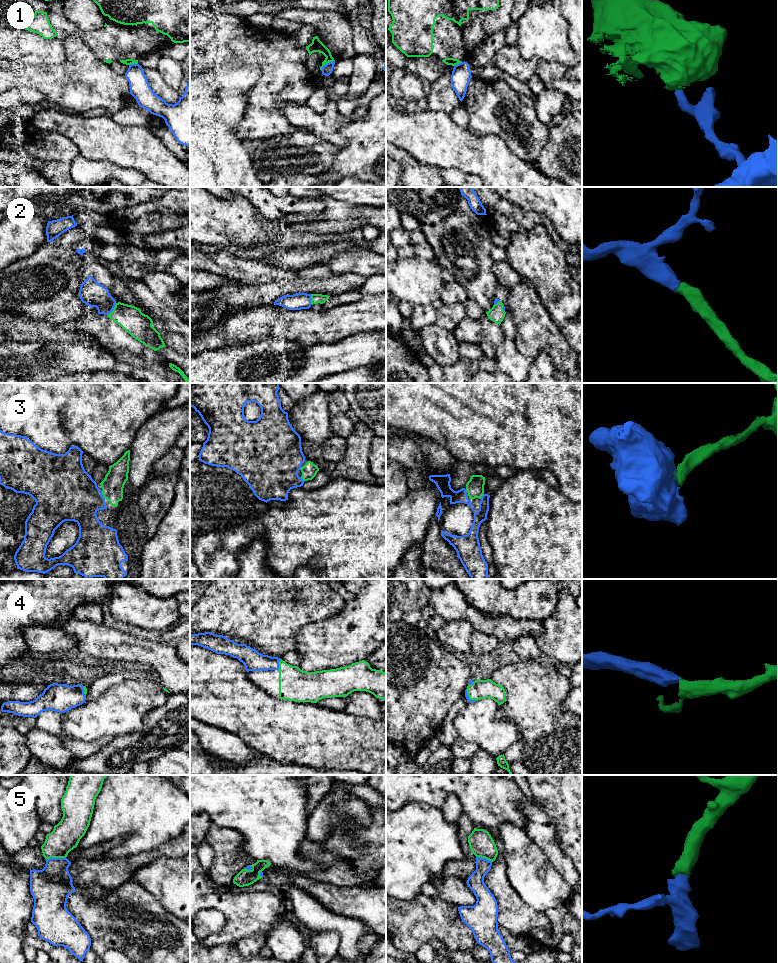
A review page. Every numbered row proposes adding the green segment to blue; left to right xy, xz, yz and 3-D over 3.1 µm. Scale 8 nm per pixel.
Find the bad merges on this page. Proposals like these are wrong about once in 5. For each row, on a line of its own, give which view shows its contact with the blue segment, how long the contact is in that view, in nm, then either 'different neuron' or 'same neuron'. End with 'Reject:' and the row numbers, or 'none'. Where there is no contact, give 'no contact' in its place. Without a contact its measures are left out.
1: xz | 140 nm | different neuron
2: xy | 130 nm | same neuron
3: yz | 50 nm | same neuron
4: xz | 100 nm | same neuron
5: xy | 160 nm | same neuron
Reject: 1

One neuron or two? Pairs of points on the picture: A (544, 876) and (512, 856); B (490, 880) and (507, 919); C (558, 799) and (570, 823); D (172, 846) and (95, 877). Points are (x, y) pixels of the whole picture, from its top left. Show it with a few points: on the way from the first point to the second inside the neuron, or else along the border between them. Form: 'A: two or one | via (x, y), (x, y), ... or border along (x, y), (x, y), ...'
A: one | via (536, 875), (520, 859)
B: one | via (500, 890), (507, 898), (507, 909)
C: one | via (564, 805), (570, 811), (570, 817)
D: one | via (153, 854), (114, 872)

